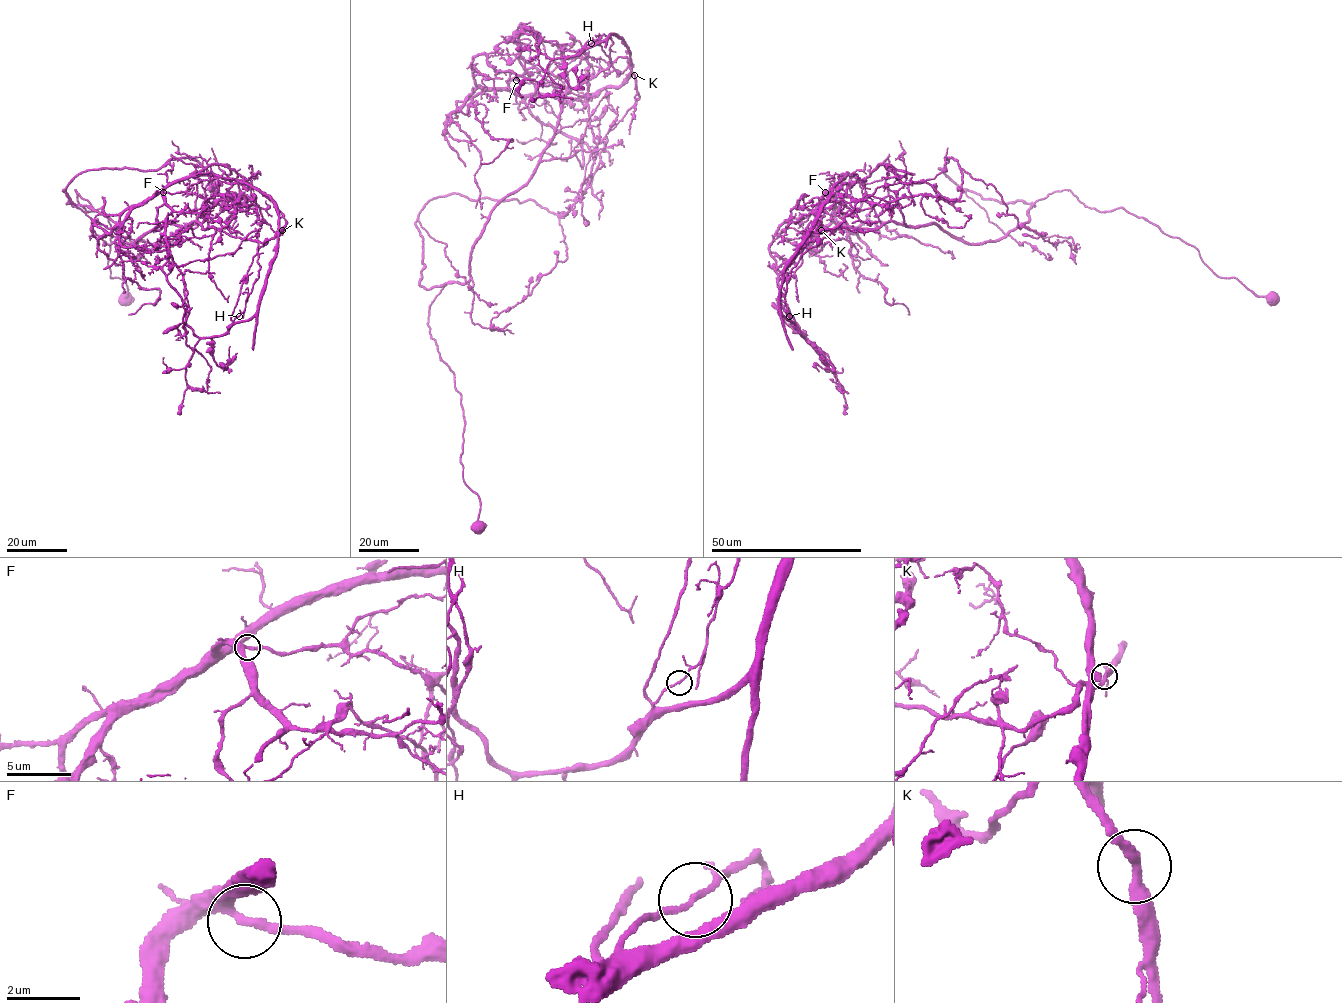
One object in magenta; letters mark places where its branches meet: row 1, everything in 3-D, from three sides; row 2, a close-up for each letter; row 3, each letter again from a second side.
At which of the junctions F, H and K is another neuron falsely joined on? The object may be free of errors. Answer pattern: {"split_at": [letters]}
{"split_at": ["H"]}

